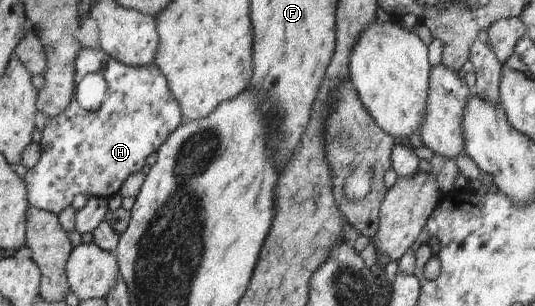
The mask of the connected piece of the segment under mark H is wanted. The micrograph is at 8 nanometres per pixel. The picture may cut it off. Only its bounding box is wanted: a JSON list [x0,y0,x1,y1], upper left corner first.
[24,47,182,215]

